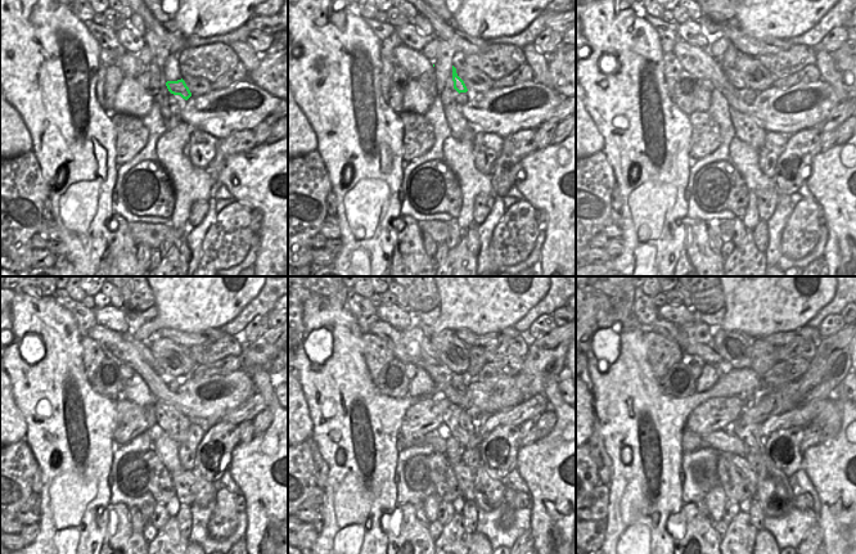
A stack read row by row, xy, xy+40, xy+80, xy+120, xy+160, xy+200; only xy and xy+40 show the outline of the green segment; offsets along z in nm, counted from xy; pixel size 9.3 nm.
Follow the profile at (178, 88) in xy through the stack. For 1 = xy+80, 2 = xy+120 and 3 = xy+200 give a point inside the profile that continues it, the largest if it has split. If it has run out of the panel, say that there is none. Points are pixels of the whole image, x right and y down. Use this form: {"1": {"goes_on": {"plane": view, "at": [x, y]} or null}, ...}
{"1": {"goes_on": {"plane": "xy+80", "at": [731, 73]}}, "2": {"goes_on": {"plane": "xy+120", "at": [144, 351]}}, "3": {"goes_on": {"plane": "xy+200", "at": [701, 343]}}}

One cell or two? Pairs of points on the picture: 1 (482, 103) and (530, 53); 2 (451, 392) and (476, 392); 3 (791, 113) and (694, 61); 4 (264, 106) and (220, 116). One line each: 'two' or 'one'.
1: two
2: one
3: one
4: one

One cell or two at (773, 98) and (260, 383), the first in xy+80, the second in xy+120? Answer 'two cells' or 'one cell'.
two cells

